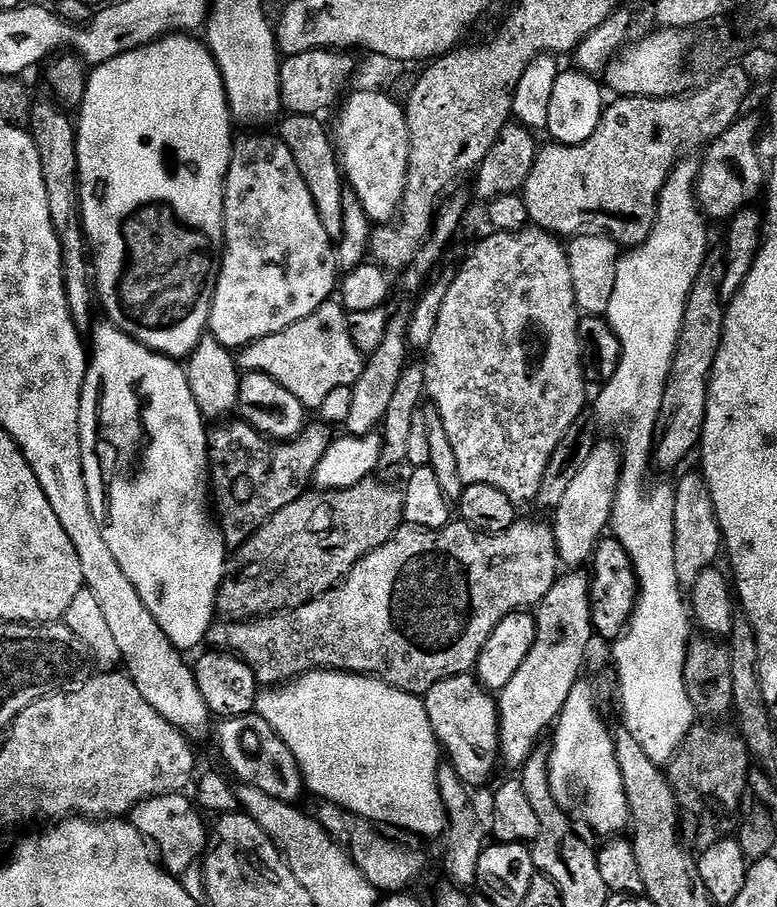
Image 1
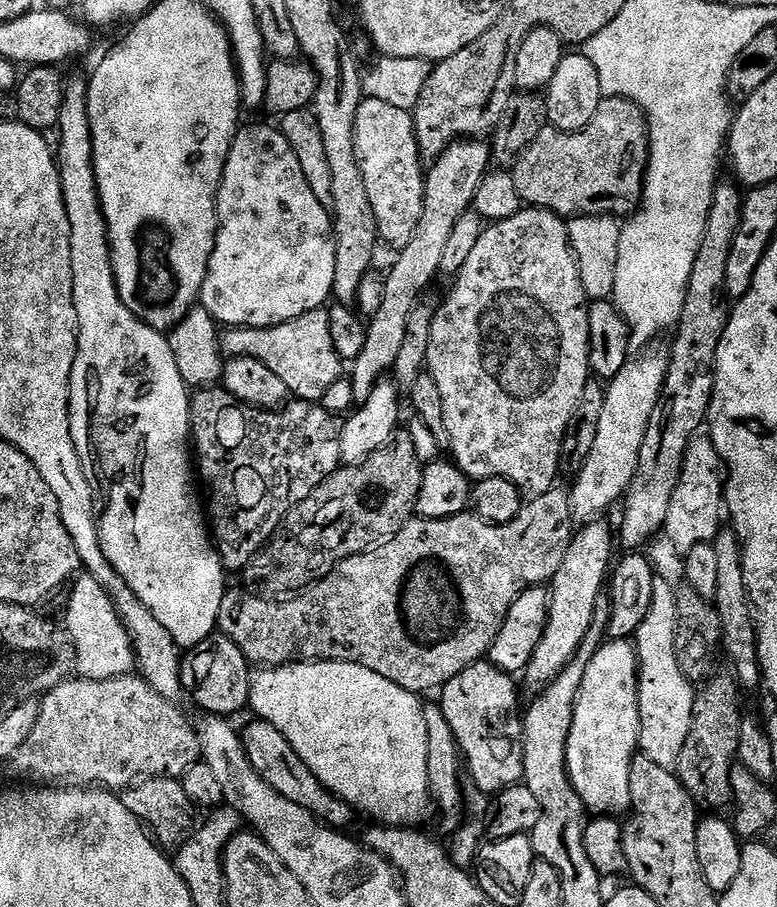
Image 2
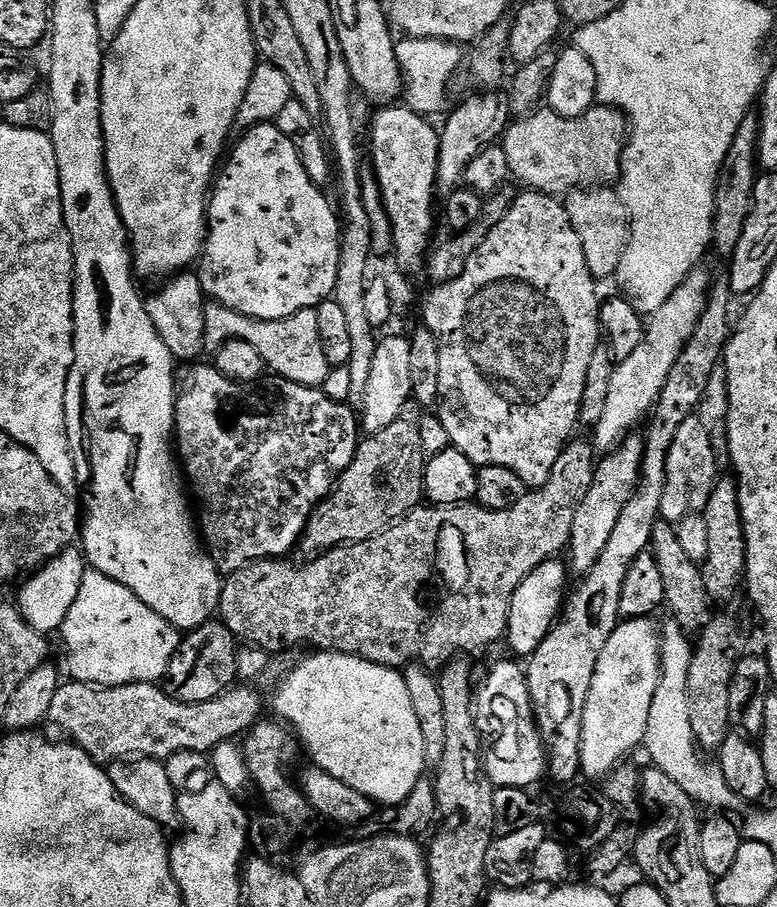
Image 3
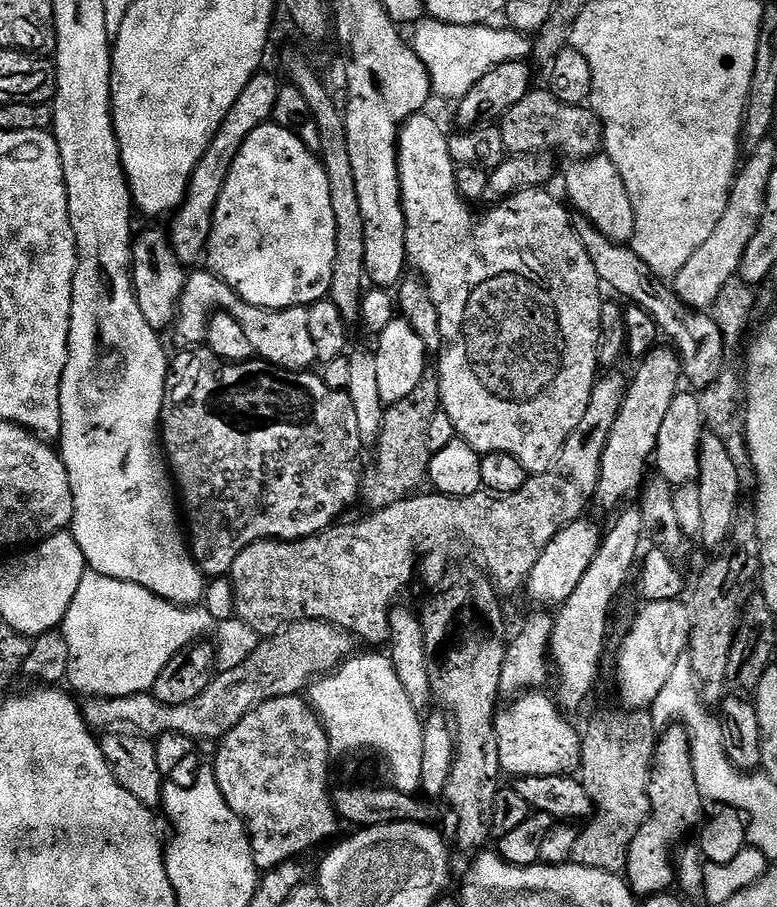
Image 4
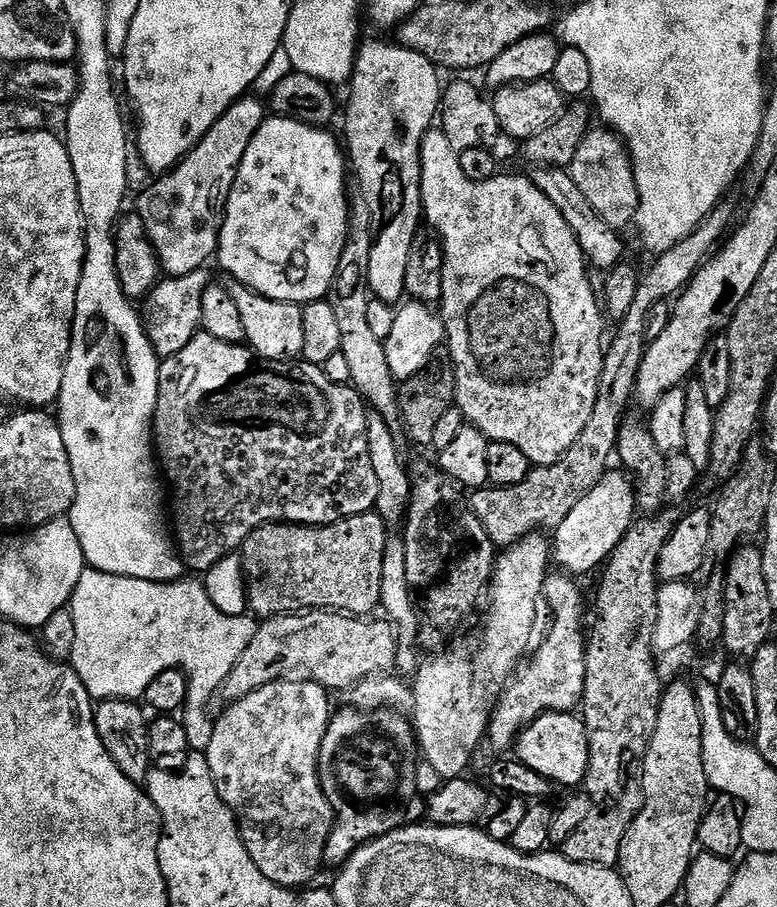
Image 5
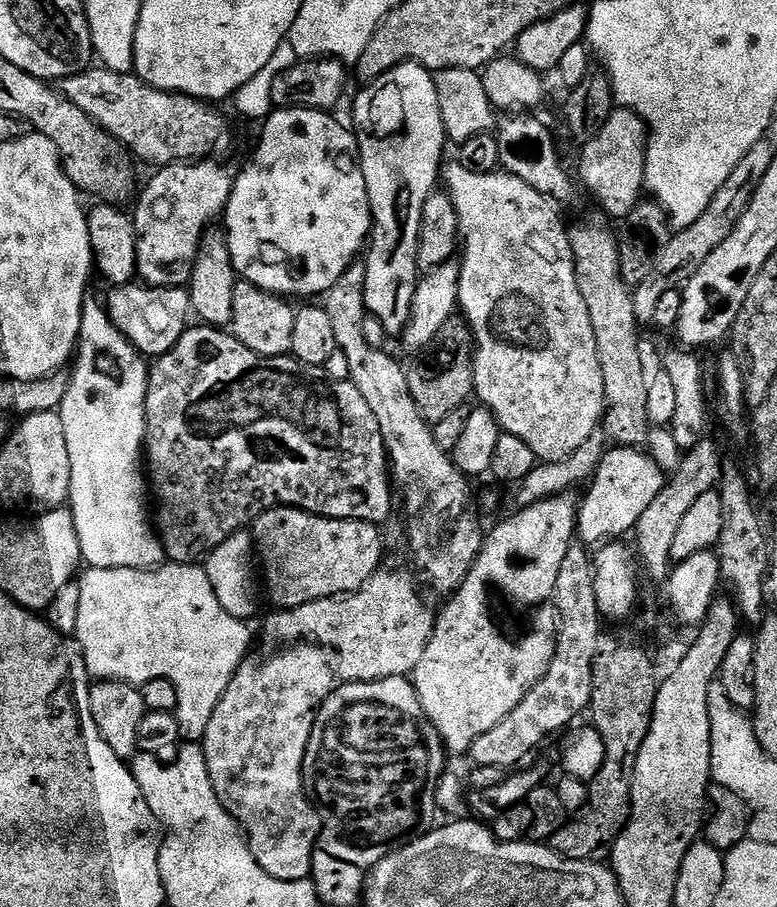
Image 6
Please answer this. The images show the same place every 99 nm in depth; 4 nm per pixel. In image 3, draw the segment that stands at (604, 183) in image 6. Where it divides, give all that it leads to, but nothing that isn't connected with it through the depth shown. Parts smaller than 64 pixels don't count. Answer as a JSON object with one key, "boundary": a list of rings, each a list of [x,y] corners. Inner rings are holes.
{"boundary":[[[611,187],[577,190],[563,197],[562,203],[578,238],[582,238],[586,266],[590,266],[592,277],[598,282],[604,282],[611,276],[613,279],[619,273],[622,257],[632,237],[632,220],[628,216],[628,208],[620,200],[619,191]]]}

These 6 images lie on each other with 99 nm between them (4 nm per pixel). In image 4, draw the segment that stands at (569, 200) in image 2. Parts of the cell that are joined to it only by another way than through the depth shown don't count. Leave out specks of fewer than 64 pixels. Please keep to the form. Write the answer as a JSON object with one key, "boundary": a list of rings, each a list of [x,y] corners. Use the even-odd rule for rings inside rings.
{"boundary":[[[533,90],[522,98],[517,104],[505,114],[498,122],[502,142],[505,149],[512,154],[523,154],[525,152],[547,152],[549,154],[561,154],[565,152],[569,161],[575,162],[585,160],[587,156],[597,155],[601,151],[604,142],[604,128],[591,107],[583,104],[567,104],[562,102],[550,90]]]}

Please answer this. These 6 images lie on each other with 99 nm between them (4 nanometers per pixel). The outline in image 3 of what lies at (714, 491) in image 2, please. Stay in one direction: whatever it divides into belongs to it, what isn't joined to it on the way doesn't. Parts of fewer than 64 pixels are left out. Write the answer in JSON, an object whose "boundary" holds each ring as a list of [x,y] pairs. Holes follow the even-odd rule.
{"boundary":[[[699,415],[686,418],[678,434],[674,434],[674,446],[670,446],[666,464],[666,494],[662,494],[661,521],[673,526],[685,520],[687,516],[703,513],[712,501],[712,492],[716,488],[716,448],[712,445],[712,436]]]}

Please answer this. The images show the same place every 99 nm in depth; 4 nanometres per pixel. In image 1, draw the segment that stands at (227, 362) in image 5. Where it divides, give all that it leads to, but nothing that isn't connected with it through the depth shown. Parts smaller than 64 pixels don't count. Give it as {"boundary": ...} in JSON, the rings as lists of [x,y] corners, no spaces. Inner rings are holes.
{"boundary":[[[323,422],[309,423],[299,436],[283,442],[273,442],[261,436],[249,424],[235,423],[228,424],[225,428],[213,427],[208,433],[210,496],[215,501],[220,531],[223,532],[225,545],[228,546],[246,543],[271,516],[278,514],[278,510],[290,506],[290,502],[309,491],[310,485],[316,479],[318,462],[322,462],[322,454],[326,454],[334,439],[333,429]]]}

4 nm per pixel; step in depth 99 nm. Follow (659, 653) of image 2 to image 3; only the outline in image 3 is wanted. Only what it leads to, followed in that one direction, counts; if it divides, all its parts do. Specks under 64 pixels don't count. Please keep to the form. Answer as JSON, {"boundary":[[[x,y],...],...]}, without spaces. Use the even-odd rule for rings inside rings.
{"boundary":[[[669,622],[668,625],[663,625],[660,646],[662,671],[654,702],[650,706],[643,747],[648,748],[648,756],[652,759],[649,761],[664,772],[671,772],[674,782],[678,782],[678,786],[682,786],[682,790],[686,790],[686,794],[690,794],[690,798],[696,801],[697,805],[705,809],[712,808],[708,810],[732,810],[728,808],[741,807],[742,801],[734,794],[734,790],[730,790],[730,786],[726,786],[726,778],[722,778],[719,766],[712,765],[711,768],[708,764],[700,764],[701,753],[690,726],[688,675],[693,647],[693,641],[680,629],[679,624]]]}

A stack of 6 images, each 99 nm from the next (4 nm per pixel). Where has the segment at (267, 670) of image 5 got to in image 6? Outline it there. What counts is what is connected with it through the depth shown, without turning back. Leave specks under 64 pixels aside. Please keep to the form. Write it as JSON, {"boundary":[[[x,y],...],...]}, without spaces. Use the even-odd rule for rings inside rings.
{"boundary":[[[388,566],[381,567],[380,571],[375,572],[372,577],[366,581],[366,583],[358,589],[357,592],[350,592],[346,596],[331,596],[330,598],[322,598],[321,600],[315,600],[314,602],[306,602],[302,606],[298,606],[297,608],[285,608],[283,610],[276,610],[273,611],[273,616],[269,618],[268,621],[264,624],[264,632],[266,635],[269,636],[272,640],[284,640],[280,642],[304,642],[304,641],[311,641],[311,643],[327,650],[331,655],[334,657],[334,668],[335,671],[338,673],[339,679],[344,682],[366,682],[367,680],[381,680],[382,678],[390,678],[391,676],[408,676],[410,673],[413,672],[413,670],[416,669],[418,666],[418,662],[422,662],[422,654],[426,654],[426,646],[430,642],[430,638],[432,637],[432,631],[436,629],[436,617],[437,613],[435,611],[431,612],[430,609],[427,608],[426,605],[424,605],[424,600],[422,597],[420,597],[420,592],[418,589],[416,589],[416,580],[414,577],[411,576],[408,572],[403,572],[400,568],[388,568]]]}

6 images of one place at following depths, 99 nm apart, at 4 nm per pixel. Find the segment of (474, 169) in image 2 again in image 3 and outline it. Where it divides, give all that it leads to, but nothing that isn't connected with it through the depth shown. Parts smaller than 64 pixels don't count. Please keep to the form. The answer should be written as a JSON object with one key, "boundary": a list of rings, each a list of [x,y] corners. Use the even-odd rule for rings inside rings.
{"boundary":[[[484,90],[476,95],[480,96],[472,96],[469,100],[462,101],[456,109],[452,108],[447,113],[449,116],[444,128],[439,129],[440,149],[438,150],[436,190],[444,198],[451,195],[455,188],[464,184],[466,166],[470,166],[470,162],[474,162],[474,158],[478,158],[482,150],[493,147],[503,137],[510,123],[507,95],[496,90]]]}

